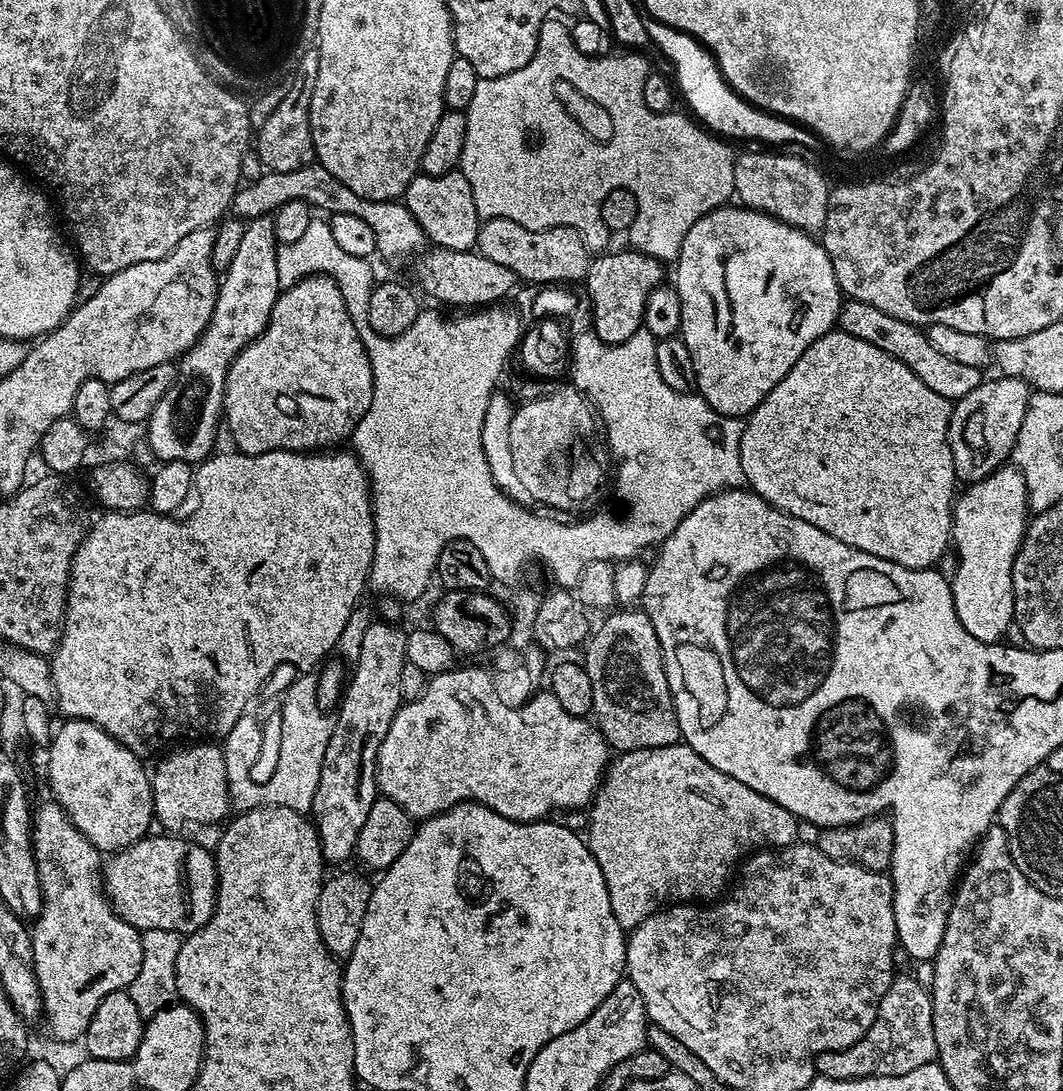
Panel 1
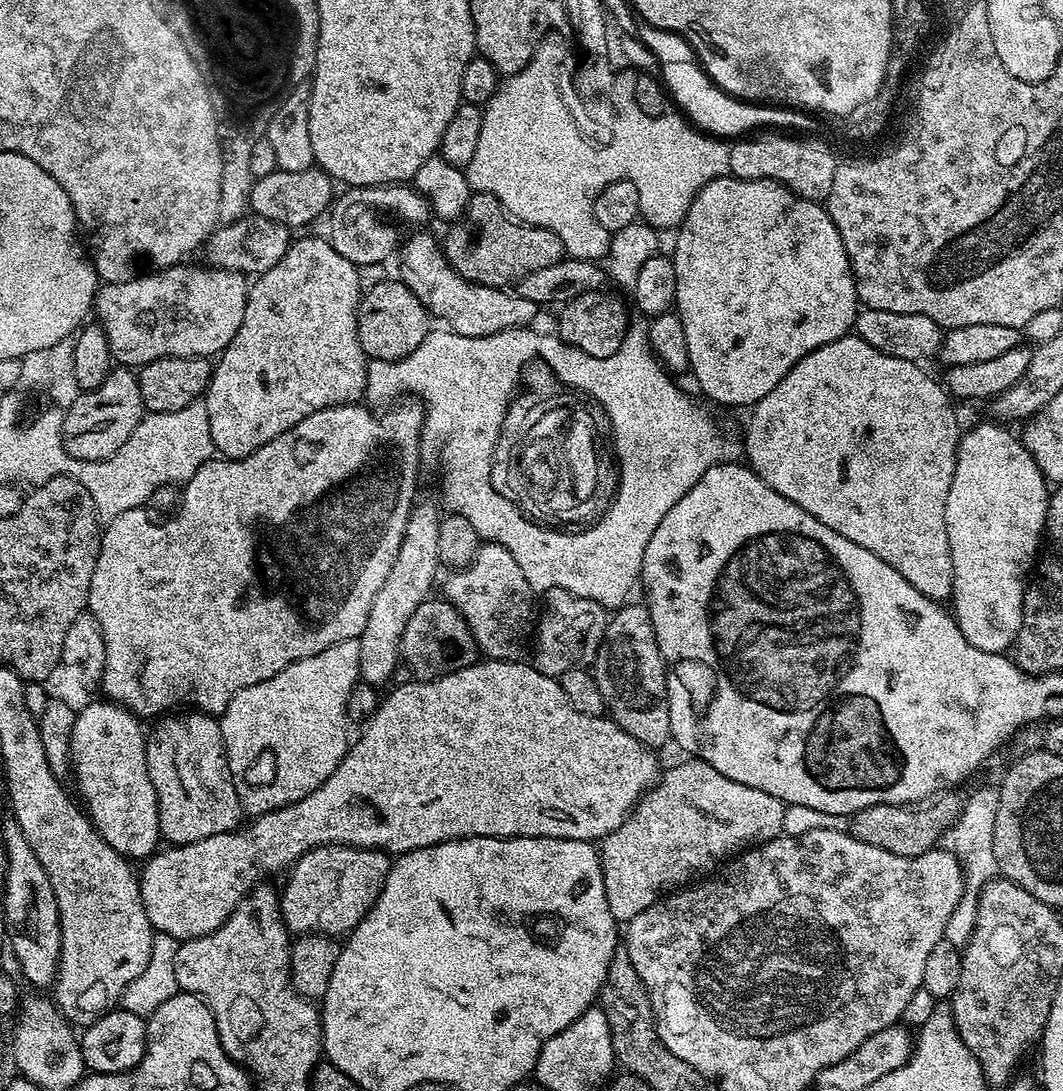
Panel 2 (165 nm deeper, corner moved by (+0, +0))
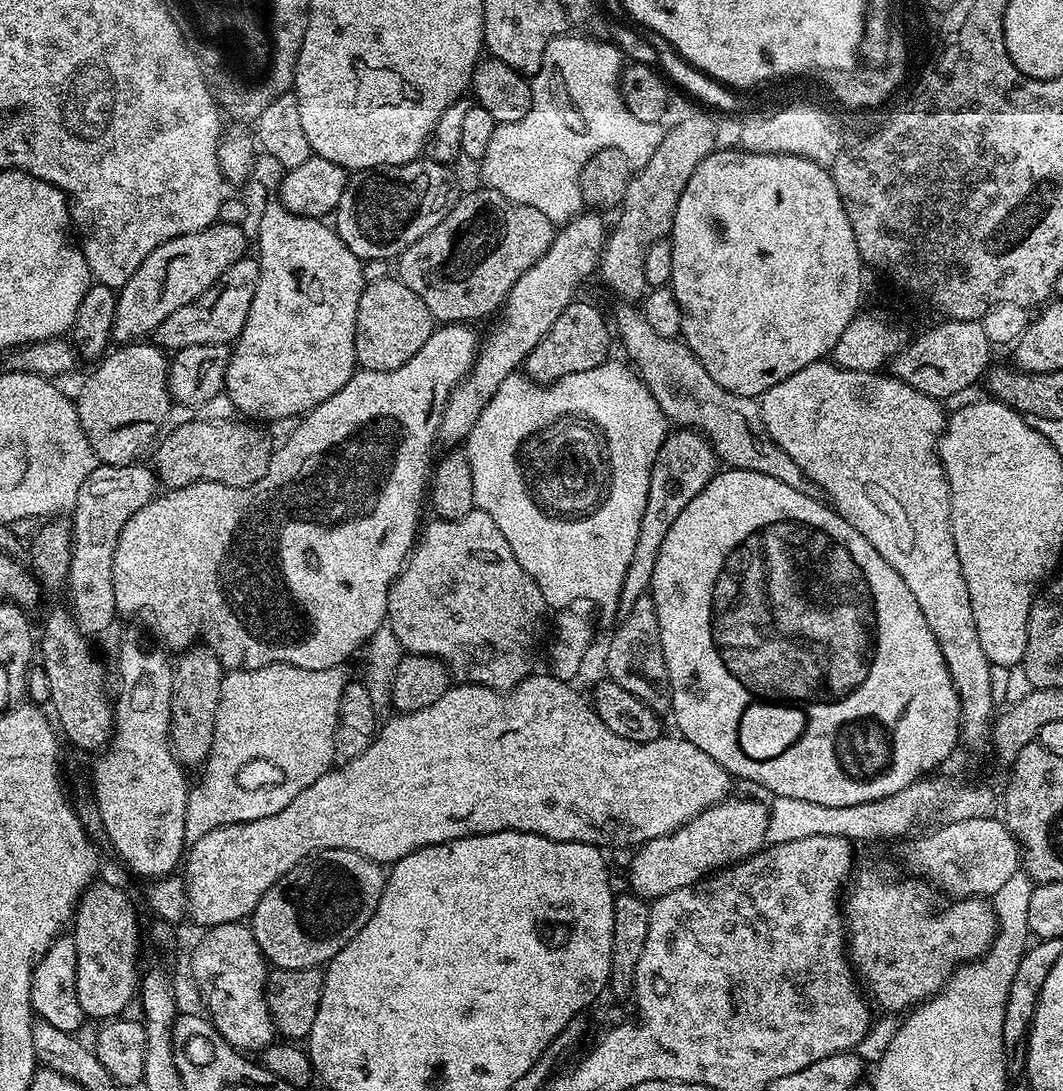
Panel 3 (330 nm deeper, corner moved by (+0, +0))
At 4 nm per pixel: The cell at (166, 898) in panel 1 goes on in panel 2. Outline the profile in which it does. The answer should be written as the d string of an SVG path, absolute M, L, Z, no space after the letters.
M481 659L479 662L466 666L462 670L454 670L445 676L439 676L436 680L413 679L406 685L398 685L391 689L389 696L379 701L375 711L367 717L368 725L360 737L351 741L348 753L342 758L342 762L322 782L320 788L315 788L306 798L302 798L293 804L284 804L280 808L264 810L257 820L245 823L235 832L223 832L214 834L210 838L202 838L193 844L176 844L168 846L168 849L157 851L147 857L139 869L138 879L140 893L142 894L142 906L146 906L146 918L150 918L153 929L162 934L183 942L202 938L234 911L245 896L261 883L263 876L276 872L279 868L287 869L296 863L300 857L311 852L313 848L321 848L324 844L348 844L351 848L379 848L389 854L413 852L426 846L441 844L444 840L461 840L463 836L549 836L550 838L566 838L567 840L587 840L599 842L608 836L627 818L628 813L636 807L641 796L660 779L662 767L655 751L644 747L638 738L630 738L626 730L622 730L610 718L604 716L587 716L578 714L570 702L566 702L566 694L562 694L562 686L559 679L540 674L531 663L520 664L515 660L489 660Z

